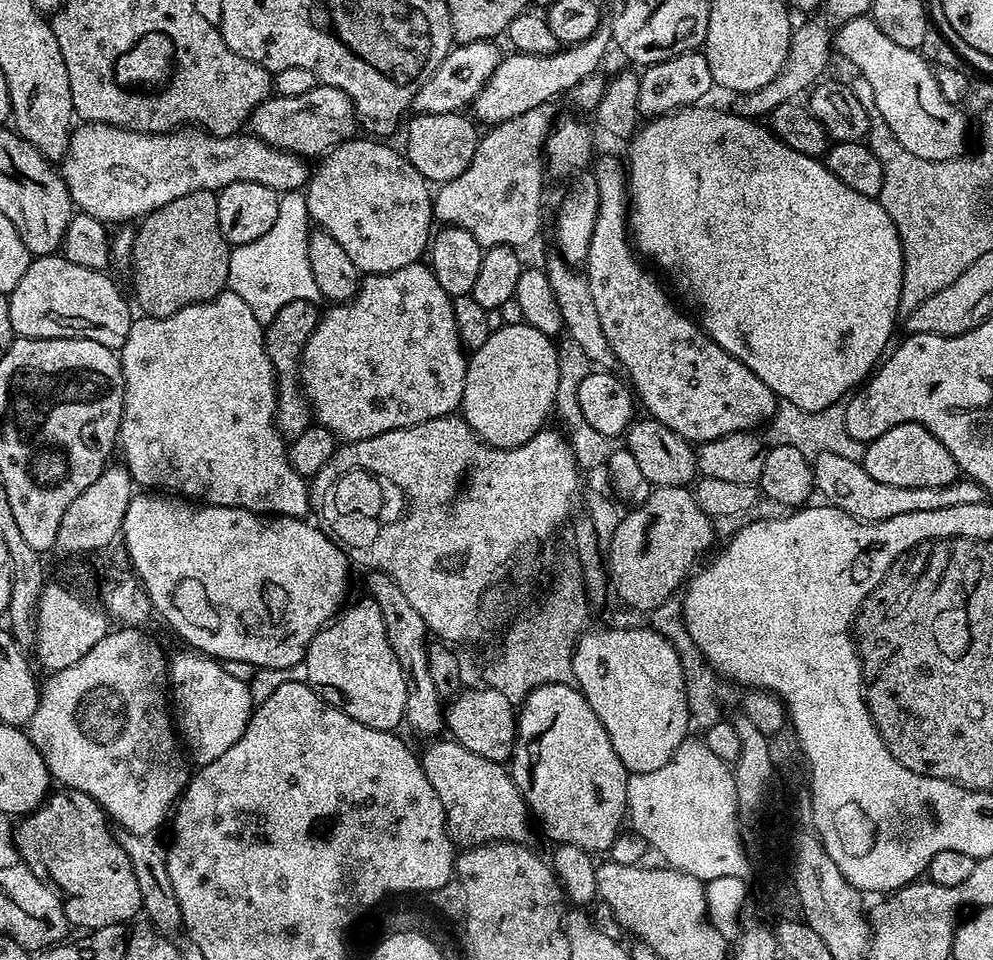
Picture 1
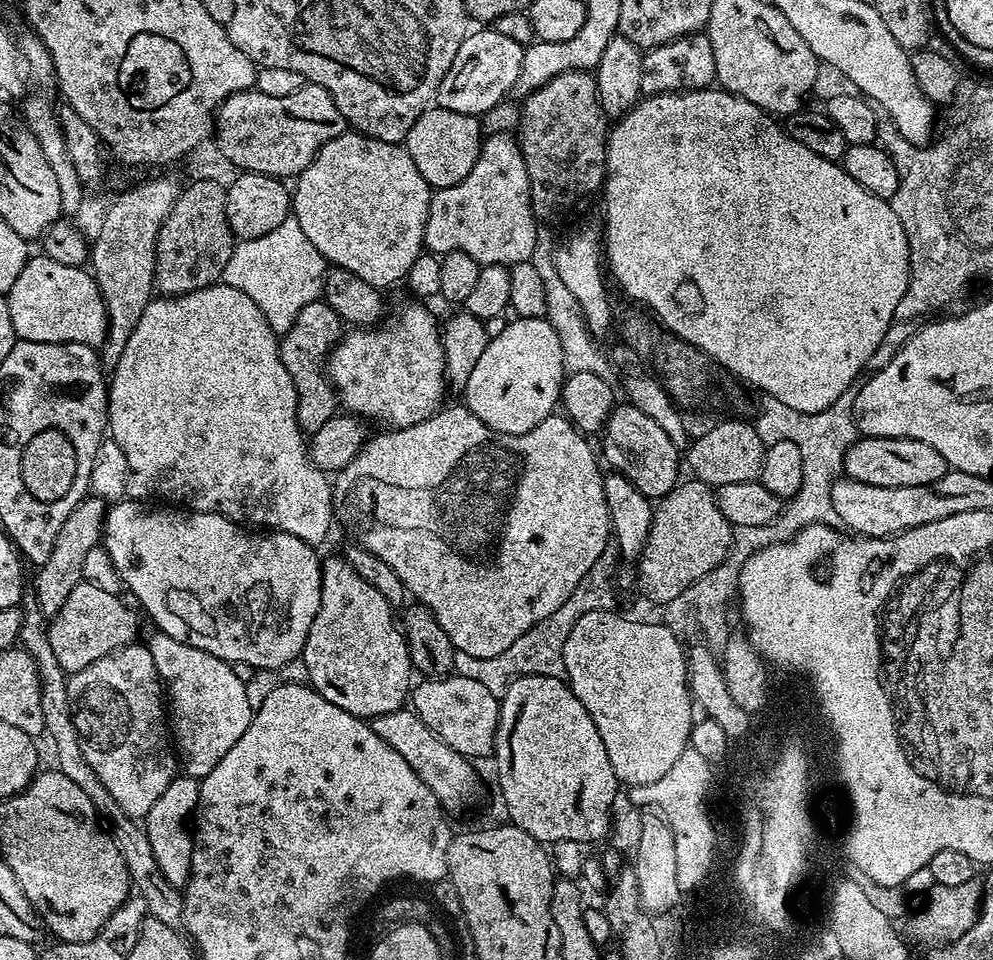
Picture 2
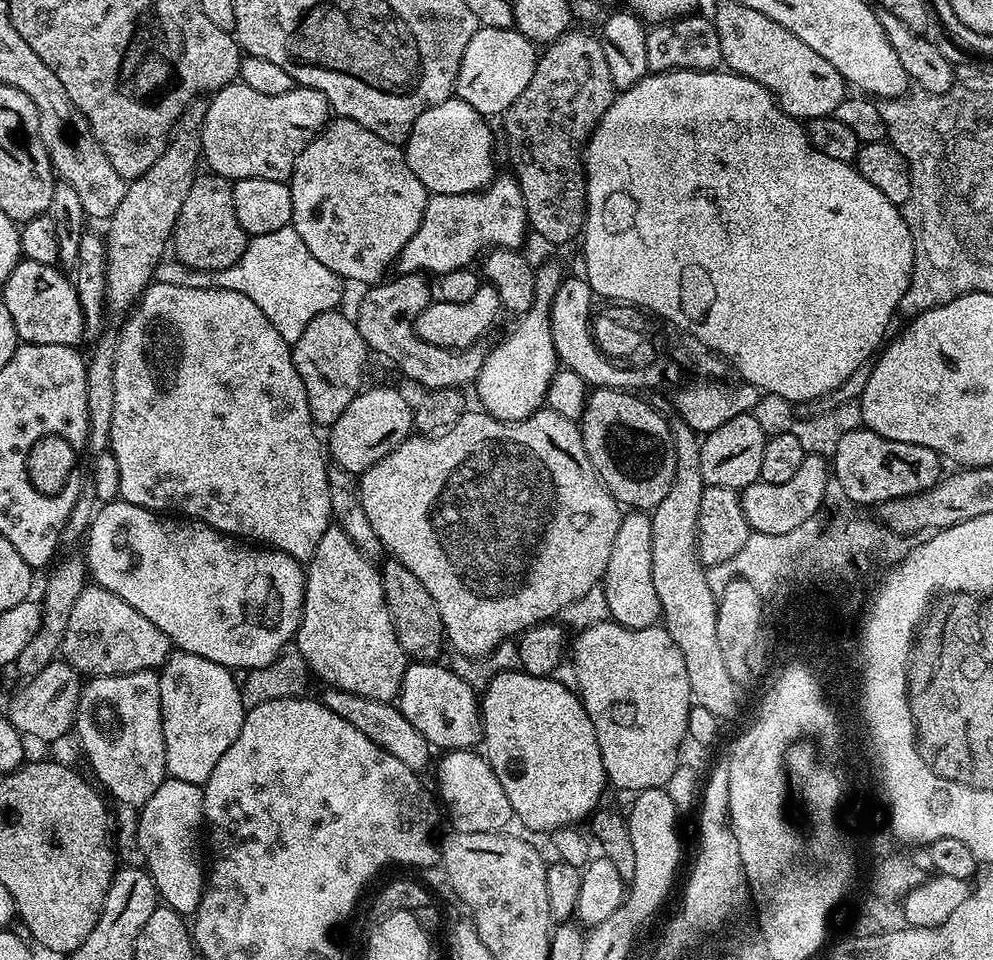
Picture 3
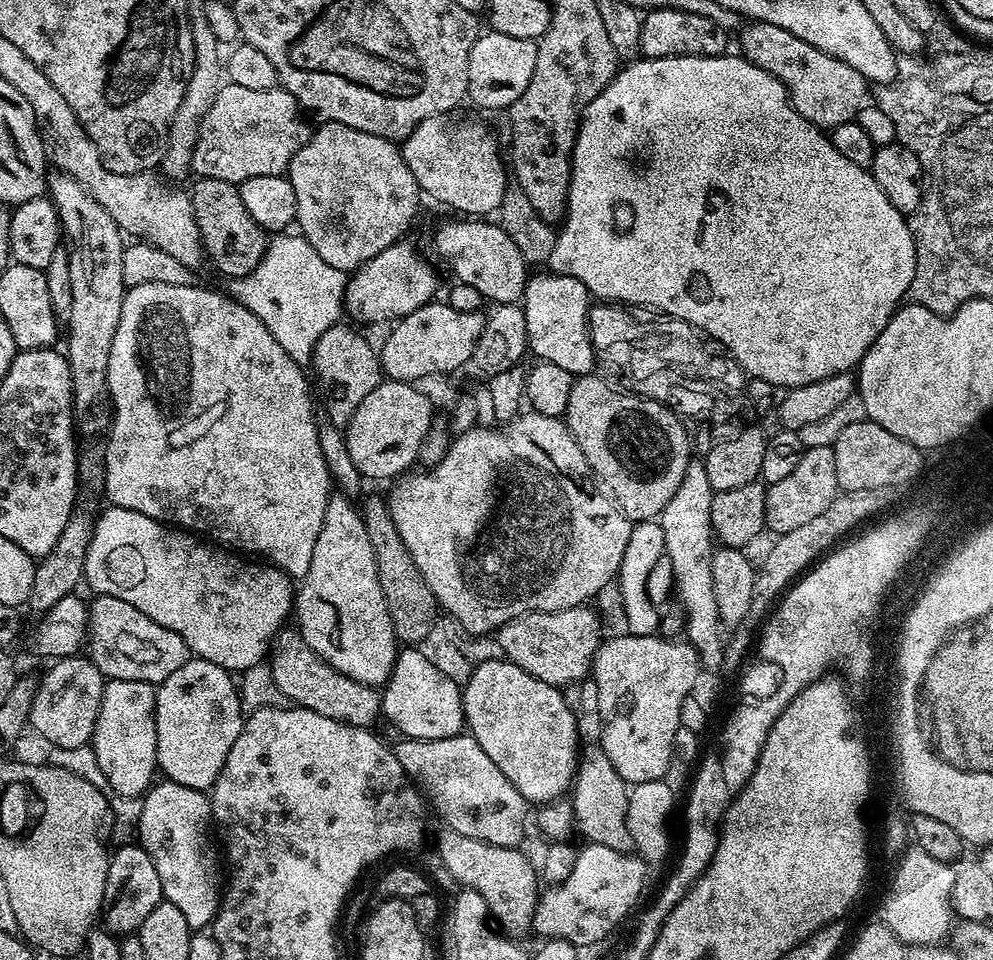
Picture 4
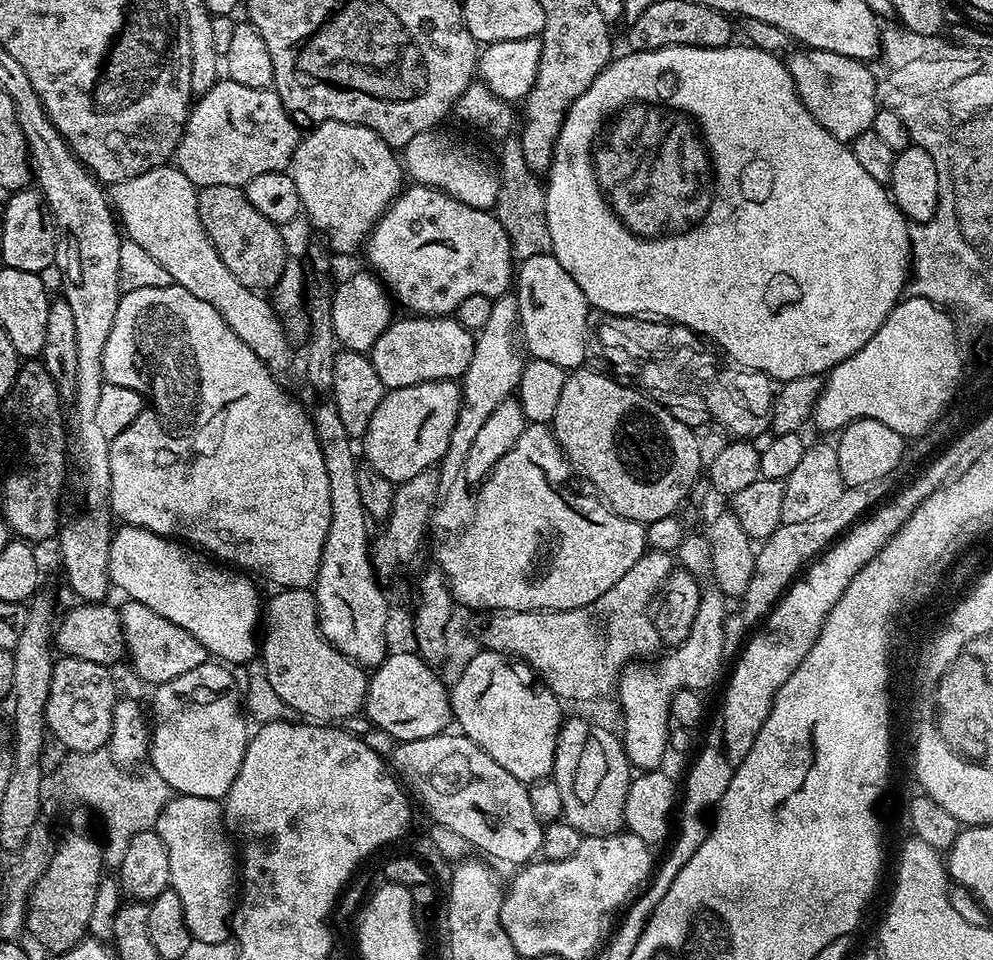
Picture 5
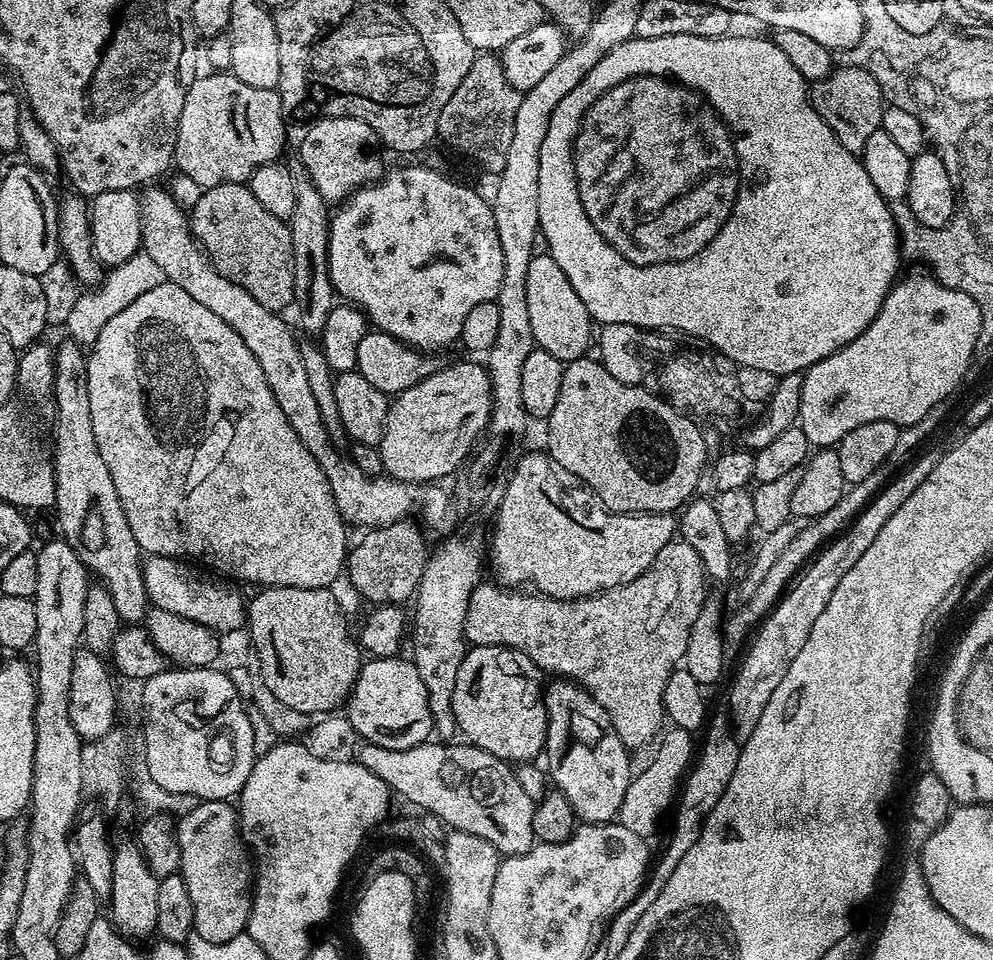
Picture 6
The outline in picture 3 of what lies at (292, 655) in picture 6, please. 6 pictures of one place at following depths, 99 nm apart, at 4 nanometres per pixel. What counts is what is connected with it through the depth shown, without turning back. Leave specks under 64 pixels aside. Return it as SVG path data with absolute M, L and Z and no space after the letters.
M331 686L325 687L323 690L325 692L324 696L322 695L322 703L330 710L334 710L334 714L338 714L338 718L346 718L346 722L350 722L350 726L362 730L362 734L366 734L366 738L370 738L370 742L374 742L390 754L394 754L394 758L398 758L398 762L403 762L405 766L410 766L410 770L414 770L417 774L423 773L423 768L428 764L430 745L426 738L422 738L422 734L418 734L418 730L414 730L414 726L410 726L410 722L406 722L406 718L400 713L399 707L395 703L374 698L362 698L362 694L350 694L346 690Z

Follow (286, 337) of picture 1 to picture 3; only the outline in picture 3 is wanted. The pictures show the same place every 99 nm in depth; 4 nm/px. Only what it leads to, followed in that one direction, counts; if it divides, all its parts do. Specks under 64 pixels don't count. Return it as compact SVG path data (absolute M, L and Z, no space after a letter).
M333 310L318 314L318 318L313 318L310 326L302 330L302 338L291 345L292 361L298 370L298 378L302 378L302 386L306 386L306 402L310 402L312 423L317 426L330 426L338 422L342 410L354 402L366 384L364 363L370 357L368 343L362 334L358 334L355 319L342 313Z

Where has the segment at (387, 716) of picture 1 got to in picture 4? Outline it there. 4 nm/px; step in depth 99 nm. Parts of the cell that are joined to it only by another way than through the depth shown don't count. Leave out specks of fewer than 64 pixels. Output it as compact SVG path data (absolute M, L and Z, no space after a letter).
M344 495L328 497L326 518L322 518L322 530L314 542L314 554L310 554L310 570L299 577L294 592L294 620L295 616L306 646L334 670L375 689L388 683L398 639L378 582L374 546L366 534L361 509Z

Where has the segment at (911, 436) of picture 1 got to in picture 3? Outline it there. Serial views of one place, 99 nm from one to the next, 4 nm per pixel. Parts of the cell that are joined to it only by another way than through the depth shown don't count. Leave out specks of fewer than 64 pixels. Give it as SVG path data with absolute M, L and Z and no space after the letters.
M859 426L849 433L843 434L837 442L835 452L830 456L830 468L834 473L834 480L840 483L844 496L856 504L873 504L879 506L887 500L900 500L903 496L913 496L932 488L942 478L940 472L942 458L934 450L926 446L918 446L910 442L894 442L885 436L879 436L867 426Z

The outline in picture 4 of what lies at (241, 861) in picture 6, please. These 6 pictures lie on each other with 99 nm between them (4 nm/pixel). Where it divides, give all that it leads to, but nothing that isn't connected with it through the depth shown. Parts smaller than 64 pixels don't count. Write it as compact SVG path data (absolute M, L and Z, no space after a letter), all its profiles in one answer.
M164 778L153 783L152 787L144 793L139 804L140 837L138 837L138 843L146 850L146 854L150 854L150 862L154 862L154 870L158 870L158 882L162 882L164 899L178 906L179 912L186 917L186 922L193 930L207 929L216 919L216 911L220 909L222 899L222 860L218 855L217 845L216 848L212 845L214 821L209 793L199 788L182 786L178 782Z

